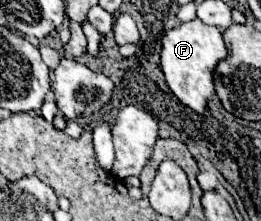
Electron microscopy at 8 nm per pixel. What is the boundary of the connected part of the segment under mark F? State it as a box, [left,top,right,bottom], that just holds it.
[160,19,228,115]

